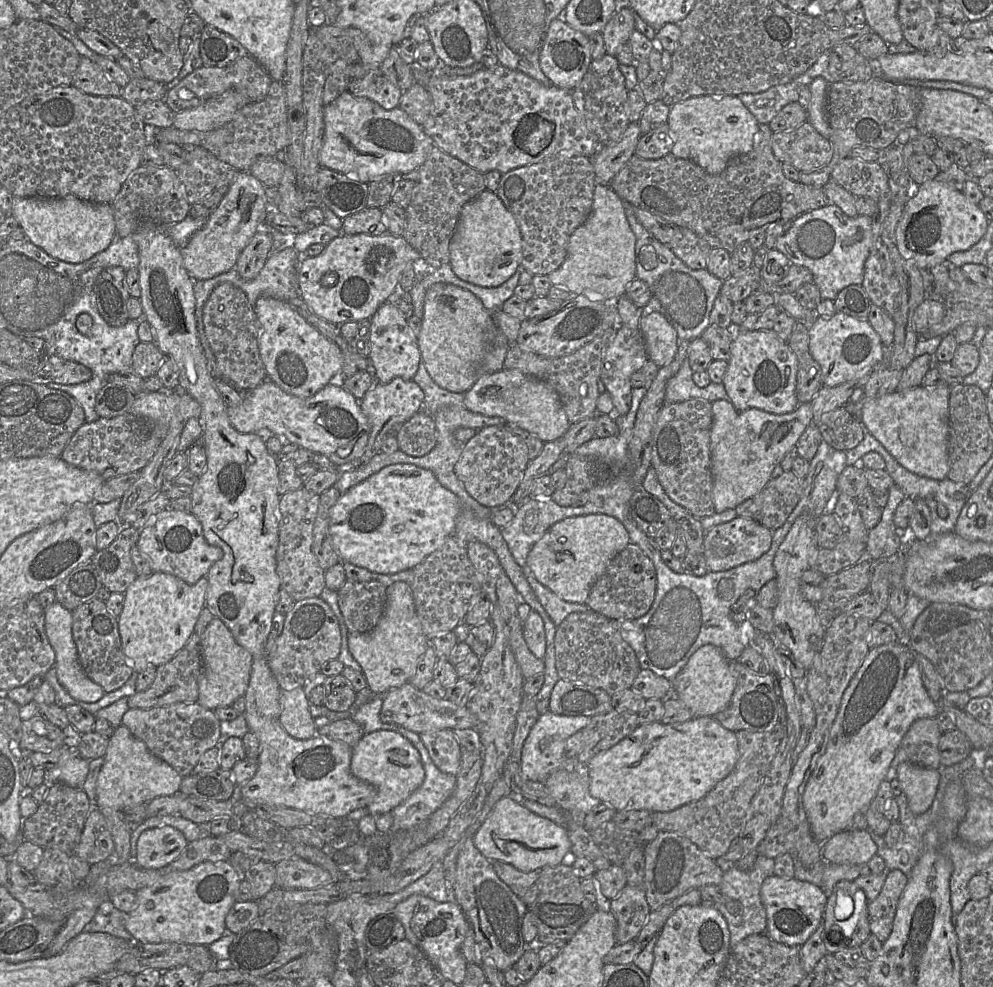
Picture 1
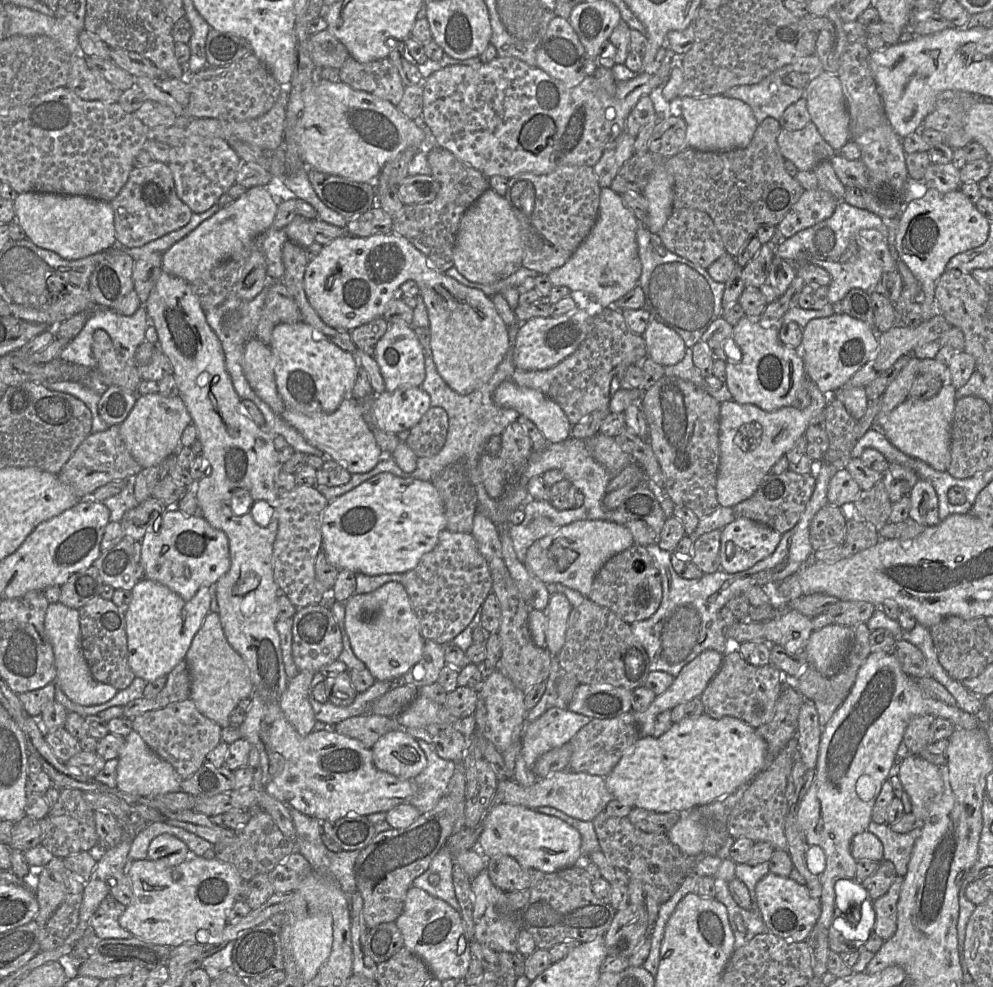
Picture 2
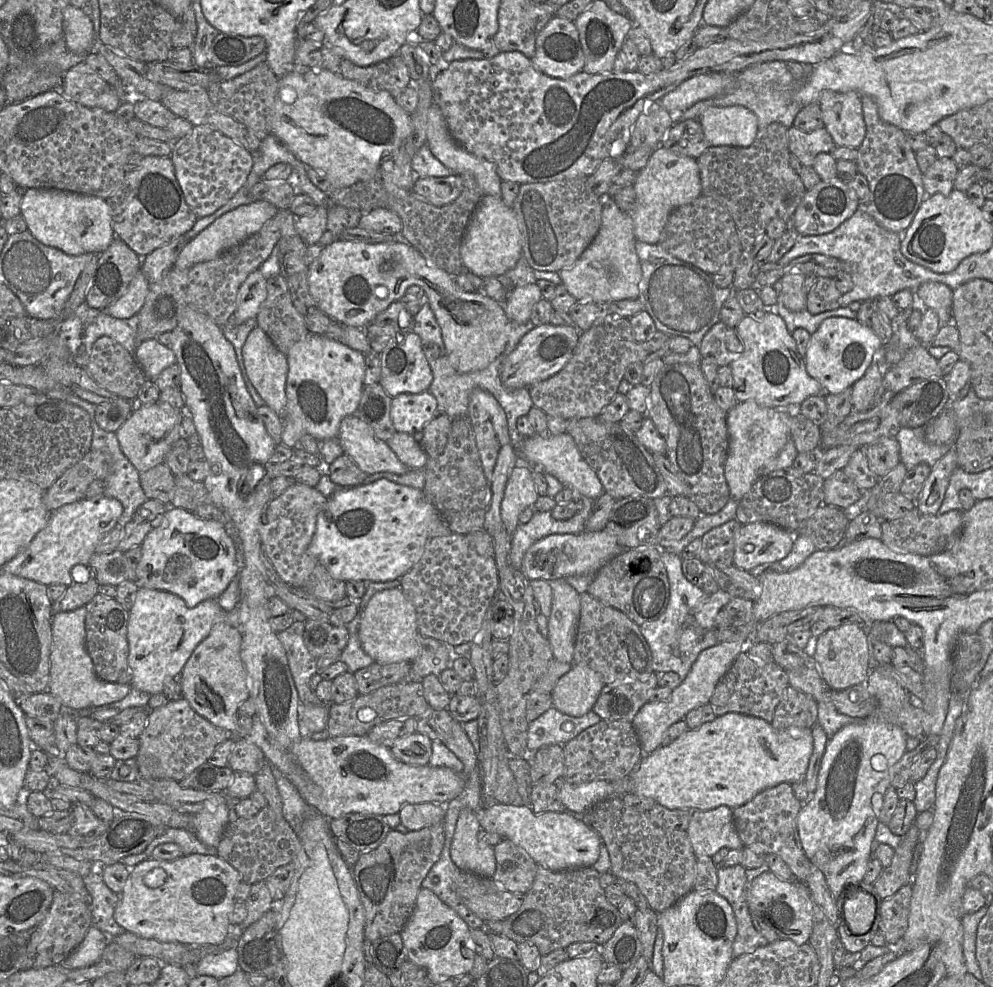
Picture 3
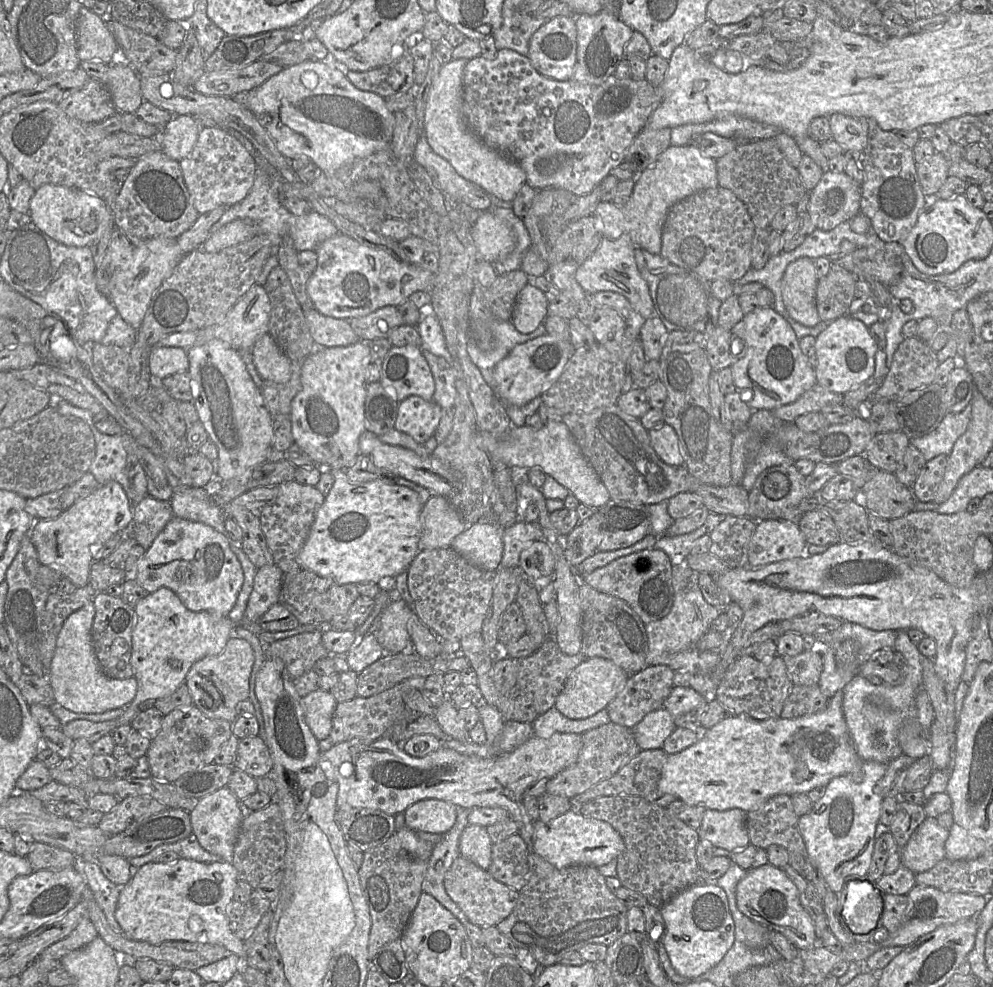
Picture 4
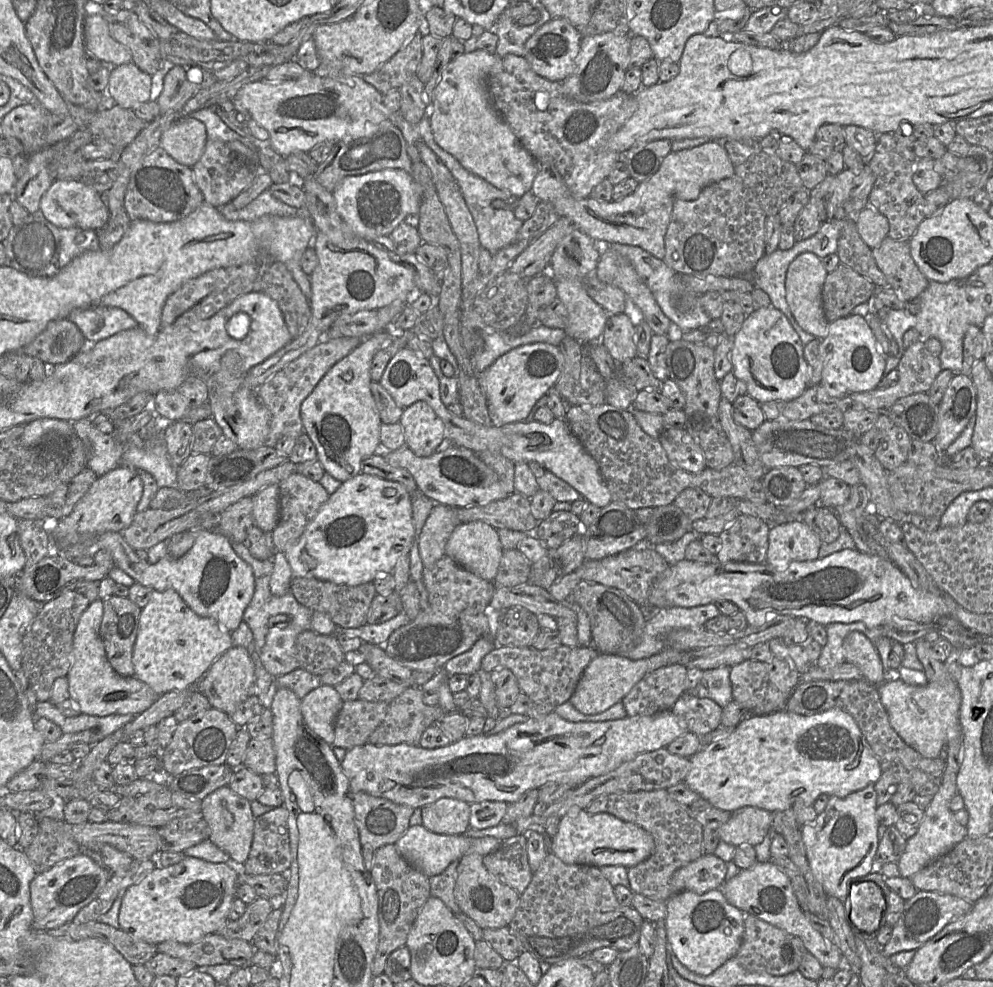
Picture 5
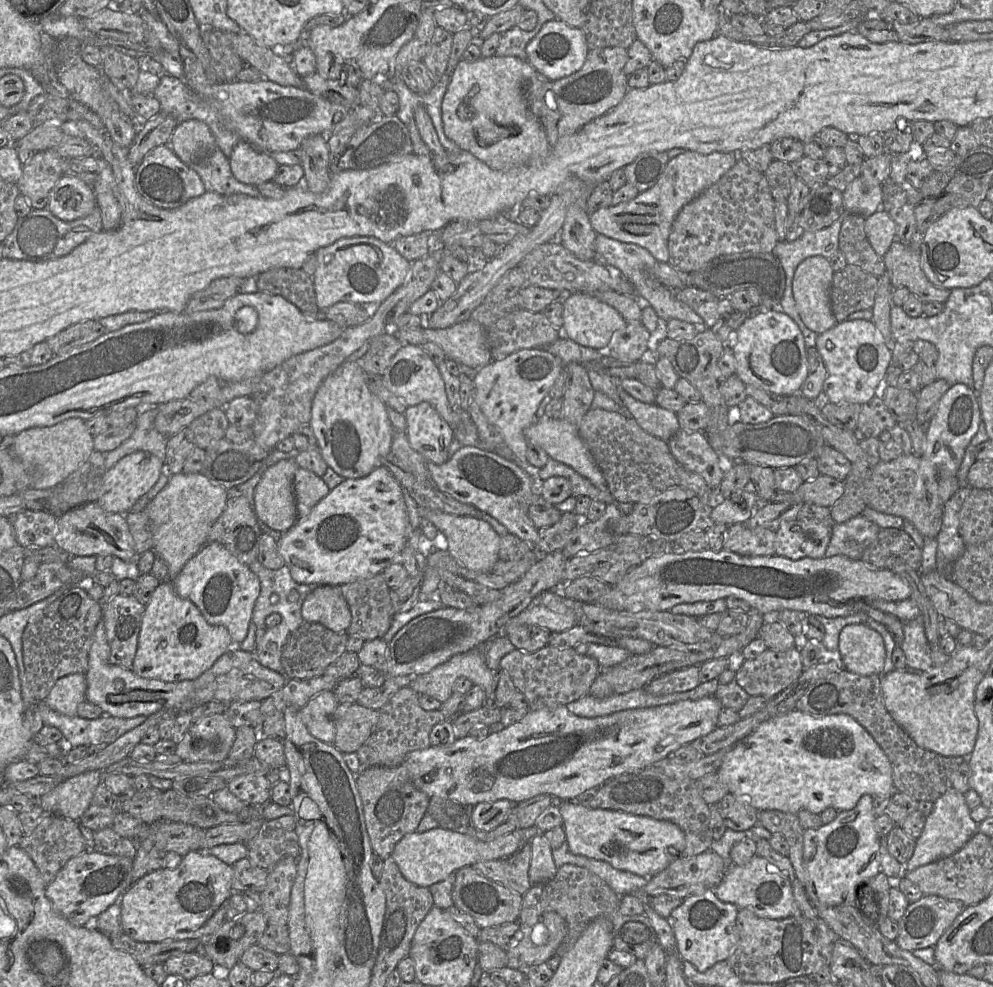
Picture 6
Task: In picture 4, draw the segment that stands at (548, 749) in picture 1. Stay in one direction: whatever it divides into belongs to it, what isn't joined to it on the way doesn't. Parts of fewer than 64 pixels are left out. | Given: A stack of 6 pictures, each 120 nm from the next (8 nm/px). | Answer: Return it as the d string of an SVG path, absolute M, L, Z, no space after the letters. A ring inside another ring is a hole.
M555 707L550 708L544 714L538 715L532 722L533 736L548 738L552 734L576 733L582 734L590 729L597 728L610 722L606 709L603 709L591 717L575 720L565 717Z

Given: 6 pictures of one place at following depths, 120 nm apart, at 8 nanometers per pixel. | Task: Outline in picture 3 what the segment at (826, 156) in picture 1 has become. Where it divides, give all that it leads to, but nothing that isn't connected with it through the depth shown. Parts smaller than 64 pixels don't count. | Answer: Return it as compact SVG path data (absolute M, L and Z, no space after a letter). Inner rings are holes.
M792 125L787 130L787 136L790 153L795 155L803 166L813 166L817 154L821 152L831 153L836 146L825 127L806 133Z

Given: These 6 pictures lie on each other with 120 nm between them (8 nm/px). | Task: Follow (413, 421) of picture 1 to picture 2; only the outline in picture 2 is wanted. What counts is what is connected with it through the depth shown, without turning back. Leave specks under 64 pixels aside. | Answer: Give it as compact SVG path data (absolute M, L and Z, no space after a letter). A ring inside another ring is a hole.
M430 407L417 425L409 430L406 444L417 457L433 457L445 444L448 416L441 407Z

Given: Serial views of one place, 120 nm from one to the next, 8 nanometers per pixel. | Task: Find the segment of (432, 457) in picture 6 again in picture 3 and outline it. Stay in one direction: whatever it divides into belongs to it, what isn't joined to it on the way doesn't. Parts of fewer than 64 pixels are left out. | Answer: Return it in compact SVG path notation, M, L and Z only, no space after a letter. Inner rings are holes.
M428 391L419 394L402 393L392 398L391 420L396 432L421 433L430 422L437 401Z

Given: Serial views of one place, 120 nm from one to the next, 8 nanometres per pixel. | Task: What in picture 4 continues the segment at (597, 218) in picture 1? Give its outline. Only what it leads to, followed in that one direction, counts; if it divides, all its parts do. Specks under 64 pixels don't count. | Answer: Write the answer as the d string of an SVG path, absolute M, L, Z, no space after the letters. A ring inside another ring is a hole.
M628 234L618 239L603 237L594 252L579 264L576 280L587 294L612 291L626 297L634 312L648 319L654 316L654 307L646 281L640 275L634 257L635 245Z

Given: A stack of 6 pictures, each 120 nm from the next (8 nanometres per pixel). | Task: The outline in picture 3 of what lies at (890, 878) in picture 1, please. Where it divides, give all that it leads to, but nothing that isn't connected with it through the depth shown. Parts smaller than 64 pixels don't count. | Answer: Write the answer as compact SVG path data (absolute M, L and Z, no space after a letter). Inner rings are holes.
M909 883L902 886L894 895L879 902L879 930L884 934L888 944L896 943L907 929L911 895L912 887Z

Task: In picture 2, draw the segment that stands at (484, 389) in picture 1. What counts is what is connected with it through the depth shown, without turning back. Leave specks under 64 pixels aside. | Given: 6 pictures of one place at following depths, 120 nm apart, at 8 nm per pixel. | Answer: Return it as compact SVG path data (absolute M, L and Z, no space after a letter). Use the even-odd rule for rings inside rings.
M513 380L503 381L494 391L495 405L512 408L538 427L548 444L570 437L572 425L561 407L538 390L519 386Z

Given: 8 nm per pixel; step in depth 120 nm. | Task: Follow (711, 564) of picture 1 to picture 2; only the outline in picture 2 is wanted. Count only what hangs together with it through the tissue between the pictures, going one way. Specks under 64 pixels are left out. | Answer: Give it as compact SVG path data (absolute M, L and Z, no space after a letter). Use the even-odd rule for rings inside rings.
M735 518L721 529L719 570L737 573L749 569L775 551L781 535L751 519Z

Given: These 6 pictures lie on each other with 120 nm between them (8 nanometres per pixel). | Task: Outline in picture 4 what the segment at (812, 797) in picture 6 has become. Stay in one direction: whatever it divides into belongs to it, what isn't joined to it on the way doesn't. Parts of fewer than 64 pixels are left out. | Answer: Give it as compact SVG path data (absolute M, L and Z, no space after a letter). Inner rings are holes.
M839 690L824 710L792 719L779 716L759 720L747 714L727 715L707 729L695 744L668 755L656 790L671 794L688 806L702 806L717 811L737 808L750 812L774 796L808 793L816 787L826 786L835 777L858 774L863 761L852 743L842 710L842 699L843 690Z

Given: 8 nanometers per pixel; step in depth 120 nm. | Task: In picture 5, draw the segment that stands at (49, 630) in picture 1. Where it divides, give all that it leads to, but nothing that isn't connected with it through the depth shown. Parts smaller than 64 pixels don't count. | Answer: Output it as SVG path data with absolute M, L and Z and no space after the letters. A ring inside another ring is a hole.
M97 599L90 603L77 624L73 638L73 663L66 675L70 698L79 704L82 713L88 715L140 714L147 710L159 695L135 676L123 677L112 668L100 636L102 617L103 600Z

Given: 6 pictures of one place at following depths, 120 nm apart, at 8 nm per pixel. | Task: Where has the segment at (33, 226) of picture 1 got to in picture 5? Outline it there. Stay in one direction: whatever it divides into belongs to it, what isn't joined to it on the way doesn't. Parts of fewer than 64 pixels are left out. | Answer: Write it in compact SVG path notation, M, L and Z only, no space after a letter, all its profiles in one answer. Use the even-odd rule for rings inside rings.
M55 180L40 199L40 212L53 225L60 228L99 230L108 221L108 208L102 196L80 181Z

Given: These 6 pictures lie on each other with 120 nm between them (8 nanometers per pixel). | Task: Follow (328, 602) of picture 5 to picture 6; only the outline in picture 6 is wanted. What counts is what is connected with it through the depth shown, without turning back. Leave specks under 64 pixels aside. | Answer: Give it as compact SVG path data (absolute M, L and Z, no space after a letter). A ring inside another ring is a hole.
M382 573L339 587L351 612L351 624L346 633L349 636L358 636L364 641L382 639L395 615L390 598L391 589L386 584Z

